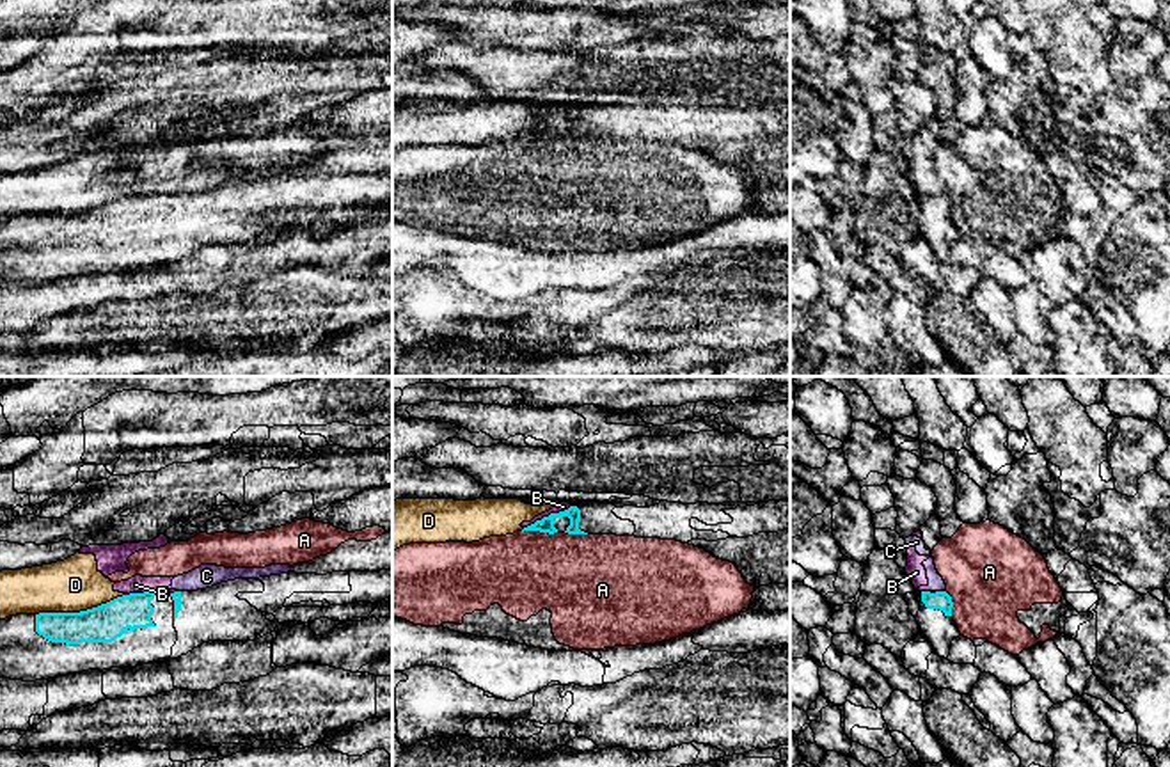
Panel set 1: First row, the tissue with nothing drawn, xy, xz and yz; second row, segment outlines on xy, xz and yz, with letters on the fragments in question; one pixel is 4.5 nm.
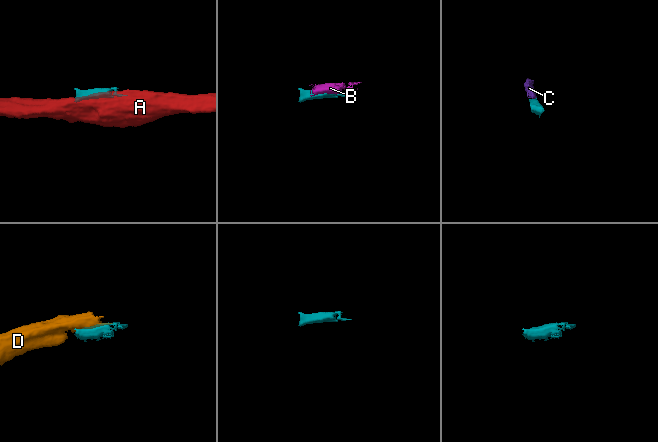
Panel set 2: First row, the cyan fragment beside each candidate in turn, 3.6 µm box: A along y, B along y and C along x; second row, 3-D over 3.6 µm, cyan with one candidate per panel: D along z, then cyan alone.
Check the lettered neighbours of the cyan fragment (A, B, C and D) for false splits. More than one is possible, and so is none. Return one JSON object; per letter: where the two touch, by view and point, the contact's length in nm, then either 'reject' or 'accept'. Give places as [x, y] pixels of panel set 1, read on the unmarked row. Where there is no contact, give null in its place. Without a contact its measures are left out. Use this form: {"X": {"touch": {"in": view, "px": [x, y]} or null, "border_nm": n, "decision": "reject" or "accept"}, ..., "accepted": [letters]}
{"A": {"touch": {"in": "xz", "px": [540, 134]}, "border_nm": 160, "decision": "reject"}, "B": {"touch": {"in": "xz", "px": [549, 118]}, "border_nm": 240, "decision": "reject"}, "C": {"touch": {"in": "yz", "px": [925, 194]}, "border_nm": 40, "decision": "reject"}, "D": {"touch": {"in": "xy", "px": [80, 213]}, "border_nm": 420, "decision": "reject"}, "accepted": []}

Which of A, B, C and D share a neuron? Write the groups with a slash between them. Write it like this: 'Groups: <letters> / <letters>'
Groups: A / B C D

